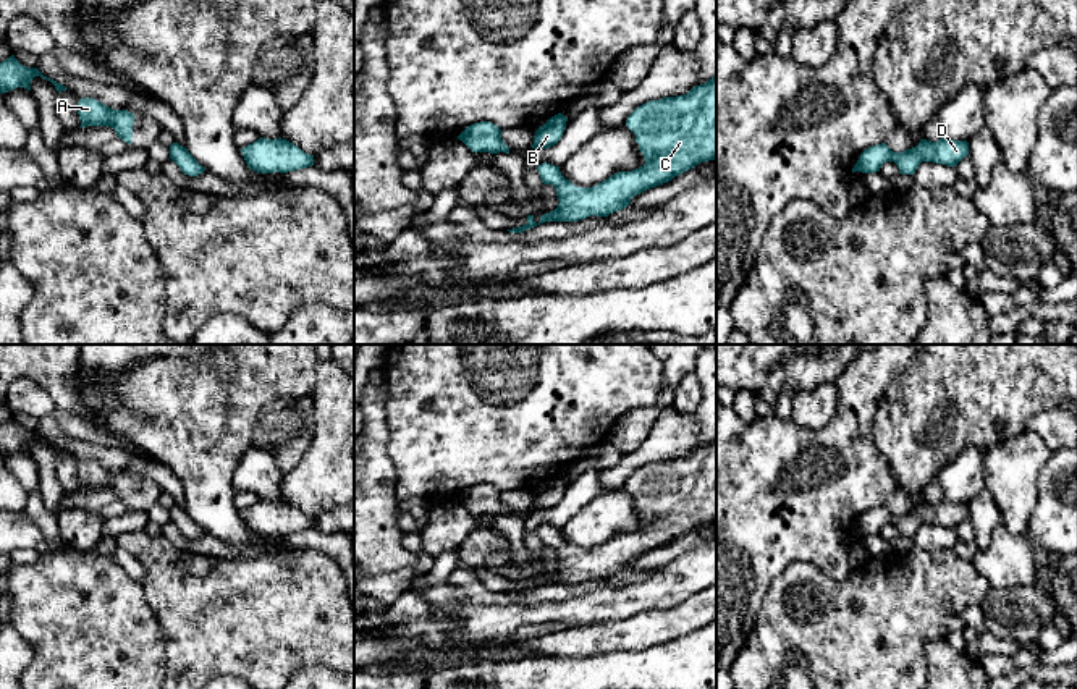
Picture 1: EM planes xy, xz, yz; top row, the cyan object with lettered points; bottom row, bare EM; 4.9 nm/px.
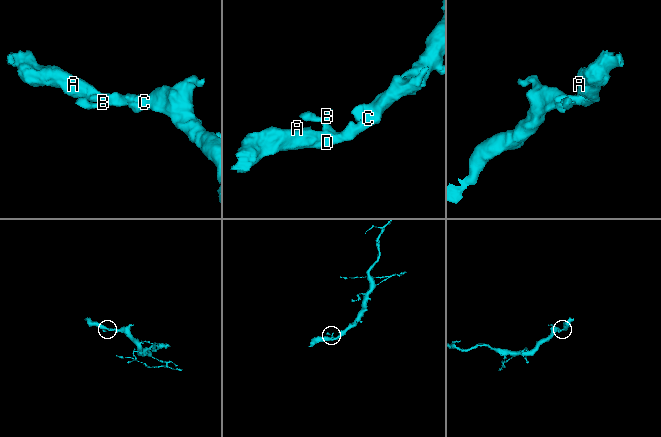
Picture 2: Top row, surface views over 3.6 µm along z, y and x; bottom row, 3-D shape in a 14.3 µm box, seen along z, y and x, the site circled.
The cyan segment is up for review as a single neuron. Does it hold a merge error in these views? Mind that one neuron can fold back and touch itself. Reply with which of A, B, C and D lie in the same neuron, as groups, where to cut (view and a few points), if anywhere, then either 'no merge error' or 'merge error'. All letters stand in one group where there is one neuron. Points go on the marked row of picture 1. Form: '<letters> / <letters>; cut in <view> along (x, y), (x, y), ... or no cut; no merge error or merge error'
A B C D; no cut; no merge error

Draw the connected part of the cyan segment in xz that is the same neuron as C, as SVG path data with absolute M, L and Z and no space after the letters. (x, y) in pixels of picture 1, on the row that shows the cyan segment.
M716 74L684 95L663 97L642 104L627 116L626 126L636 134L639 150L644 154L645 163L642 167L632 171L618 171L597 186L579 188L561 175L560 167L545 162L537 170L543 184L555 186L560 201L558 207L550 213L543 213L538 223L534 222L534 215L527 215L526 225L508 231L522 233L545 222L577 222L590 215L608 217L613 212L626 209L634 196L671 181L697 163L715 160Z

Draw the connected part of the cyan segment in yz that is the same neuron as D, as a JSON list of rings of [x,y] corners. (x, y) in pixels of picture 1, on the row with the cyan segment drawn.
[[[941,137],[936,142],[922,139],[915,147],[904,152],[893,152],[885,142],[865,149],[854,171],[875,173],[880,171],[885,162],[894,162],[902,175],[914,175],[922,162],[933,162],[948,167],[956,167],[964,157],[969,155],[967,141],[954,141]]]

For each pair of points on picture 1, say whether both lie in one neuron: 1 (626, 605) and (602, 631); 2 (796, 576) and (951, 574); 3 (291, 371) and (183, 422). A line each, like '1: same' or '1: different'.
1: different
2: same
3: same

